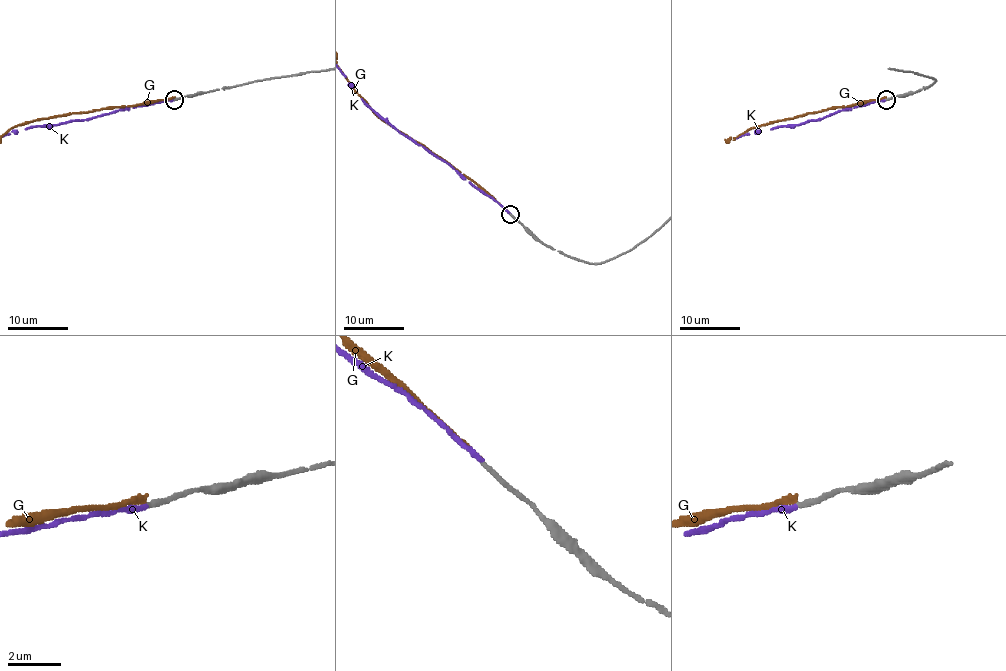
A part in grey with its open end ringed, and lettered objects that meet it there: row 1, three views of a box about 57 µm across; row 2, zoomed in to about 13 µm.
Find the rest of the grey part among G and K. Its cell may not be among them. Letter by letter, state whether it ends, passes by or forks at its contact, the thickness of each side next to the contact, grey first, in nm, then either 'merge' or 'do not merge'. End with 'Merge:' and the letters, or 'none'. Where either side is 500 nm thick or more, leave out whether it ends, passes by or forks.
G: it ends; calibres 170 and 170 nm; do not merge
K: it ends; calibres 170 and 180 nm; merge
Merge: K

